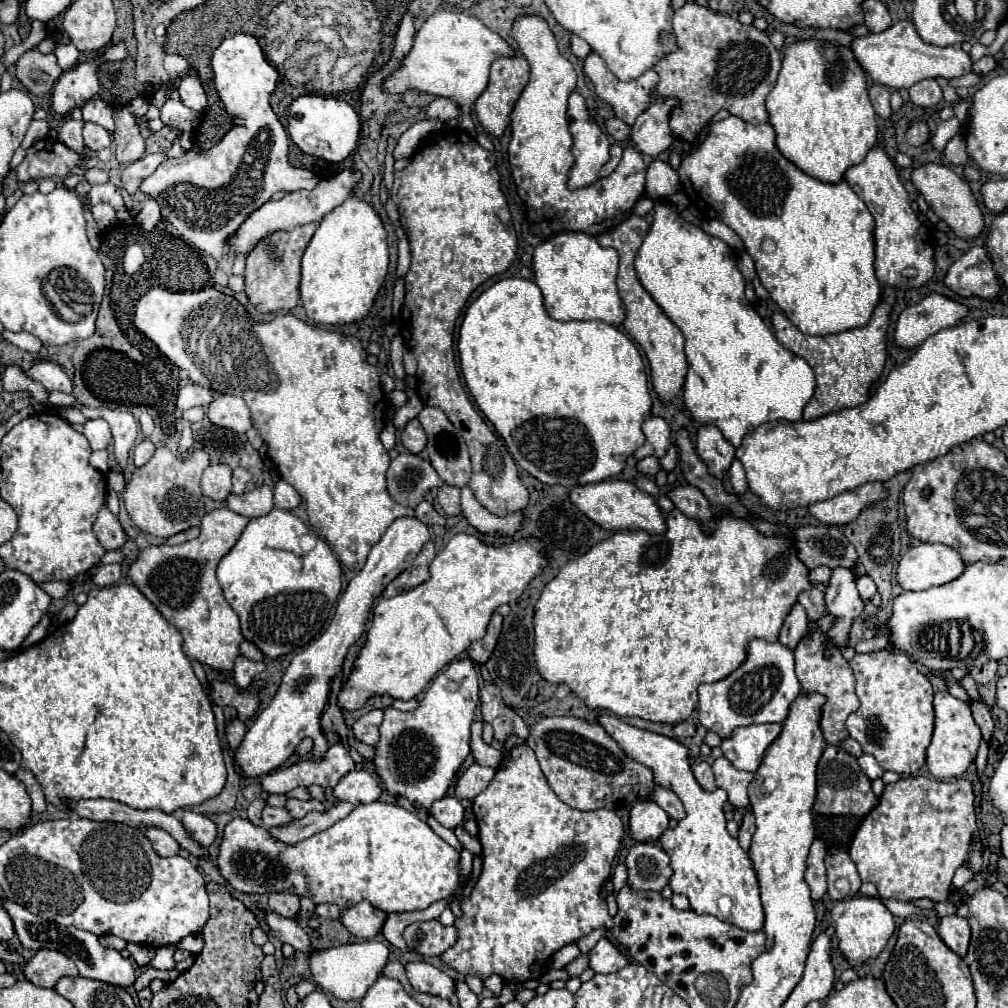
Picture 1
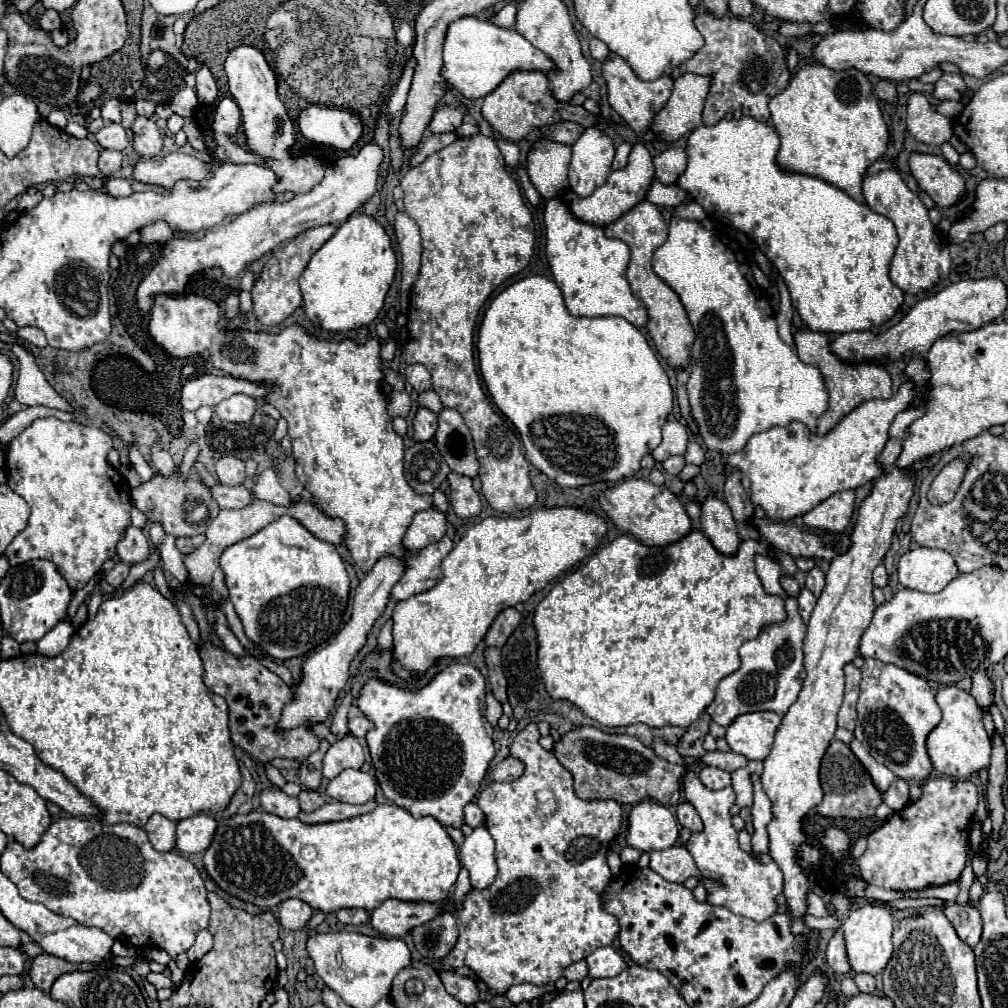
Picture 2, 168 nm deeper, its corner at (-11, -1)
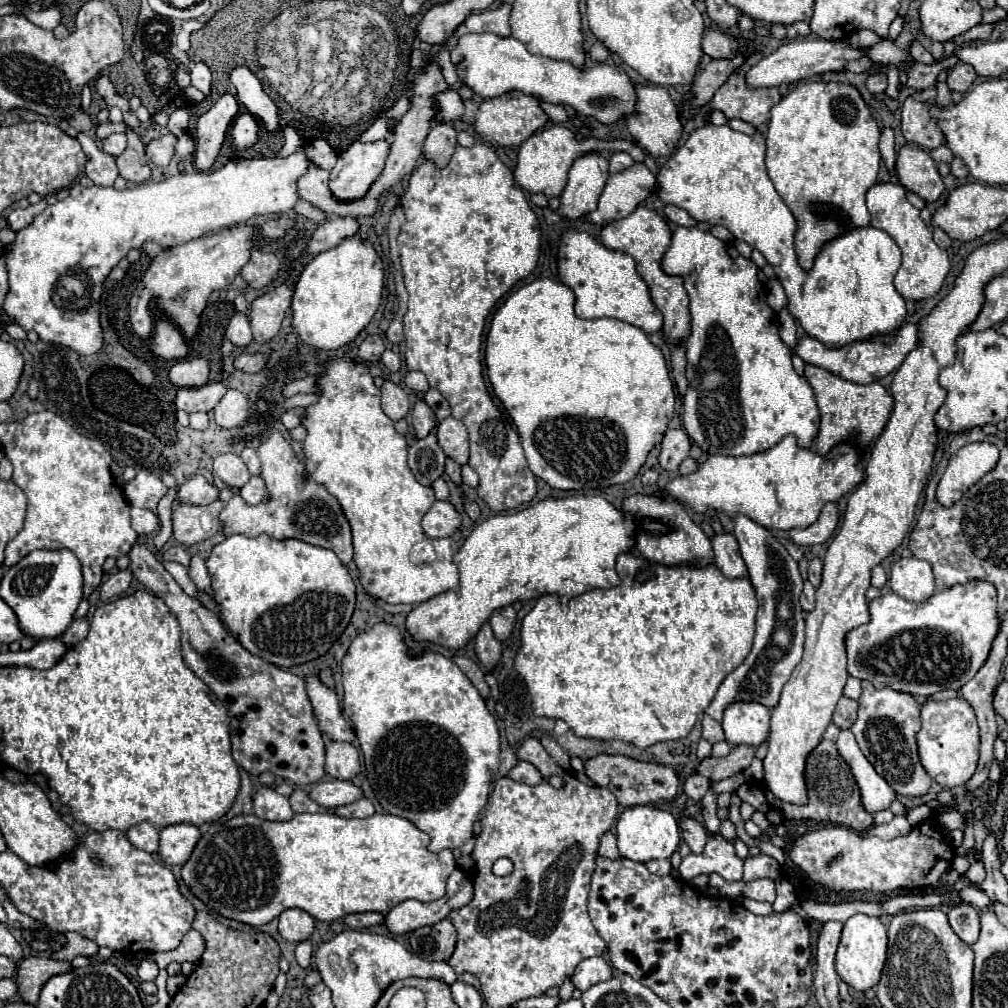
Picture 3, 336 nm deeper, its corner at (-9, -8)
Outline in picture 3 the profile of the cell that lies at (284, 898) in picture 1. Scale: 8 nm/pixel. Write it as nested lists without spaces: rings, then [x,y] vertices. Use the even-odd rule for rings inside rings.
[[[286,909],[280,915],[278,931],[280,931],[282,939],[286,939],[290,943],[300,943],[312,935],[314,919],[302,909]]]

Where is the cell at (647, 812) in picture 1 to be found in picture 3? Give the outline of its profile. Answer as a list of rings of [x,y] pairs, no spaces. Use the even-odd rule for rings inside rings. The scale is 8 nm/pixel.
[[[636,805],[624,809],[616,823],[616,837],[618,837],[618,849],[620,855],[632,861],[646,863],[650,859],[668,859],[680,843],[680,831],[676,819],[662,809],[654,809],[648,805]]]

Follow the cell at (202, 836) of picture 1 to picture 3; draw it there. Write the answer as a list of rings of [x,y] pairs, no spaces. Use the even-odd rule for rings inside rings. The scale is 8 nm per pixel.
[[[170,825],[160,831],[158,855],[166,865],[184,865],[194,851],[194,845],[202,837],[196,825]]]

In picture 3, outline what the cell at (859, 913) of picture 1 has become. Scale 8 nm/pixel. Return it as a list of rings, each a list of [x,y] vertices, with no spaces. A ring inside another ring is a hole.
[[[854,915],[844,923],[838,953],[836,953],[836,971],[842,981],[846,981],[856,991],[866,991],[880,981],[888,949],[888,929],[880,917]]]

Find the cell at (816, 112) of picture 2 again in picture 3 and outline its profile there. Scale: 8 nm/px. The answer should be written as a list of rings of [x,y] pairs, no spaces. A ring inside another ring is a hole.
[[[838,81],[798,83],[788,95],[782,97],[780,103],[772,107],[770,113],[772,113],[772,119],[766,131],[768,177],[772,179],[778,195],[784,199],[784,203],[792,209],[794,217],[798,219],[796,251],[798,251],[802,269],[810,269],[812,259],[818,253],[820,245],[836,237],[846,227],[846,223],[840,223],[840,221],[818,221],[818,213],[828,215],[834,207],[840,207],[850,215],[852,225],[856,227],[870,225],[870,213],[866,209],[864,195],[868,187],[876,183],[876,175],[880,167],[880,151],[878,151],[880,127],[874,121],[860,91],[854,85],[846,85]]]

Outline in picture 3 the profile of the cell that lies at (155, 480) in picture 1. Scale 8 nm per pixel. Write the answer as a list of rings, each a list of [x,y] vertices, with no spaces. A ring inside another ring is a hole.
[[[222,489],[220,499],[210,505],[176,505],[172,513],[172,527],[174,527],[174,539],[186,547],[200,543],[220,531],[218,515],[224,509],[224,505],[234,495],[232,489]]]

